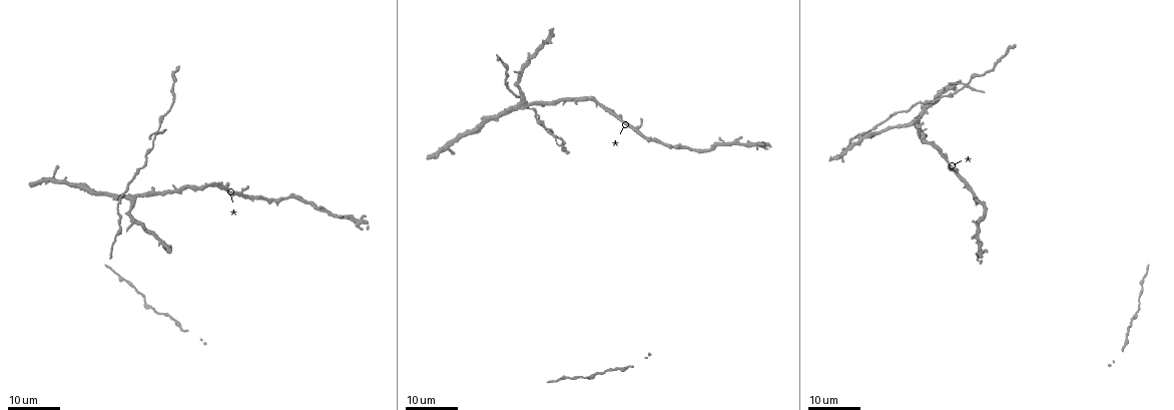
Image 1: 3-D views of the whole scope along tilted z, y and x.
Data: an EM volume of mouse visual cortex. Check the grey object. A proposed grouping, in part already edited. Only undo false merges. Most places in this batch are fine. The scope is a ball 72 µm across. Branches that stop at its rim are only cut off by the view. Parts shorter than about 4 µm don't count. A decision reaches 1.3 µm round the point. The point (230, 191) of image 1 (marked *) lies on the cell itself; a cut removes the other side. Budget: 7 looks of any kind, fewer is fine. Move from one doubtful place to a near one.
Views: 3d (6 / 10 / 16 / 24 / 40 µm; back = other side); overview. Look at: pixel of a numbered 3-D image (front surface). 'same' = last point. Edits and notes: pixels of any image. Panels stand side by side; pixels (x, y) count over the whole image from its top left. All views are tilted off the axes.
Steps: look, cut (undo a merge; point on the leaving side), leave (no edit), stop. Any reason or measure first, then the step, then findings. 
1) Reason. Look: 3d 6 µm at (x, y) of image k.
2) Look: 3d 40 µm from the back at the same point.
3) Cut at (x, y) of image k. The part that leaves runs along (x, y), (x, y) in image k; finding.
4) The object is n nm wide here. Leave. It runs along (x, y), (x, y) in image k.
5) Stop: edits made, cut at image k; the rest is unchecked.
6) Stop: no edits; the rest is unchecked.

Three arms meet. Look: 3d 16 µm at (521, 72) of image 1.

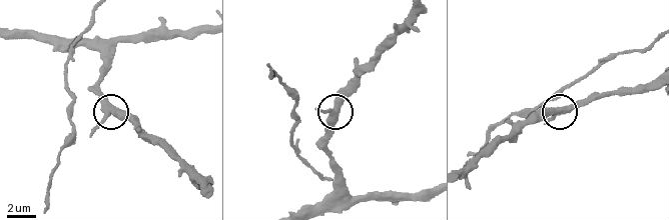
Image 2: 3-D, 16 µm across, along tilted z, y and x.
Look: 3d 10 µm at (333, 111) of image 2.

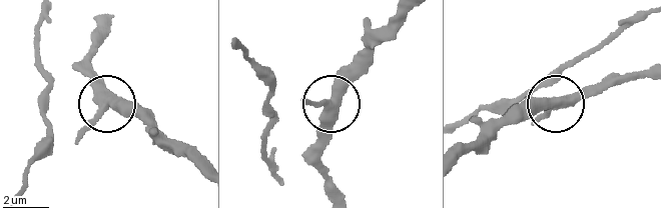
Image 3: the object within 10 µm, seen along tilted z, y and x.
Leave. It runs along (646, 74), (565, 94), (522, 114) in image 3; continuous, no second cell.

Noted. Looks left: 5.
Look: 3d 24 µm at (911, 123) of image 1.

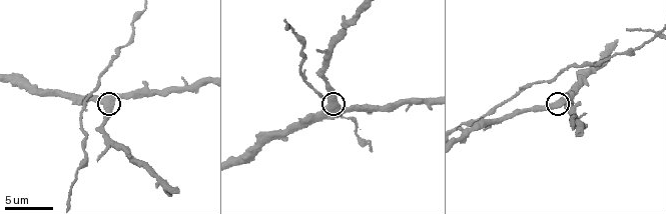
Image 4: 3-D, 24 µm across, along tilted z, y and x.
Look: 3d 10 µm at (330, 105) of image 4.

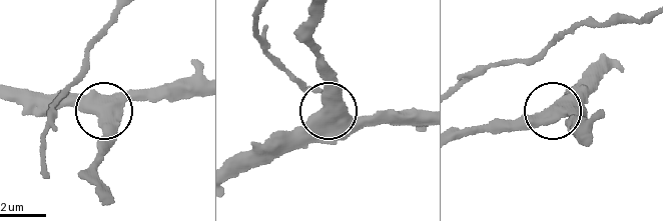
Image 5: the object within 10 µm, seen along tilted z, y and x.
Leave. It runs along (423, 113), (322, 115), (284, 150) in image 5; continuous, no second cell.

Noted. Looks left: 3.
Four-way junction. Look: 3d 24 µm at (549, 129) of image 1.

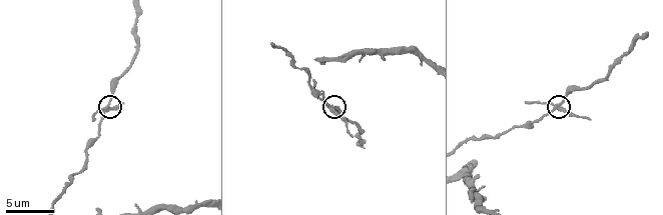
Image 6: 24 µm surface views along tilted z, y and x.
Zoom in. Look: 3d 10 µm at (557, 105) of image 6.

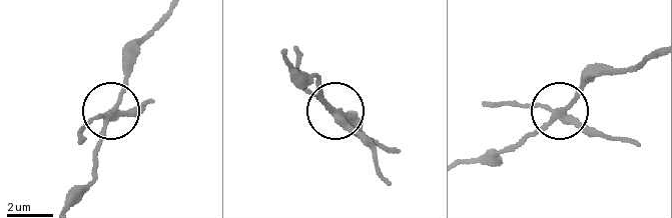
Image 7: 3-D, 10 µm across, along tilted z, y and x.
Cut at (87, 126) of image 7. The part that leaves runs along (108, 115), (154, 101) in image 7; two cells meet here.

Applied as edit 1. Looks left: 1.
Stop: edits made, cut at image 7; the rest is unchecked.

